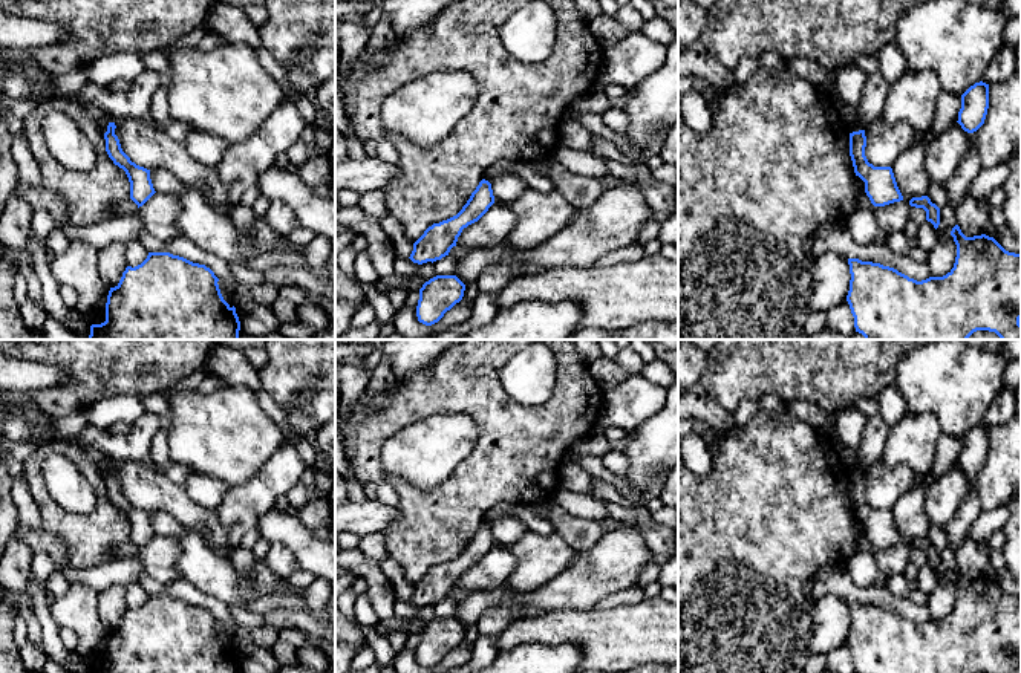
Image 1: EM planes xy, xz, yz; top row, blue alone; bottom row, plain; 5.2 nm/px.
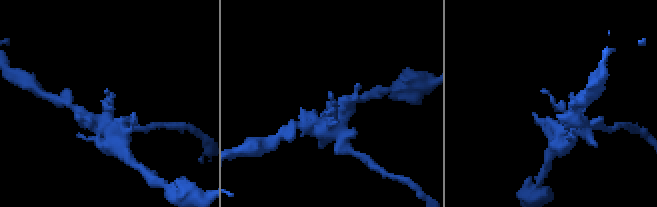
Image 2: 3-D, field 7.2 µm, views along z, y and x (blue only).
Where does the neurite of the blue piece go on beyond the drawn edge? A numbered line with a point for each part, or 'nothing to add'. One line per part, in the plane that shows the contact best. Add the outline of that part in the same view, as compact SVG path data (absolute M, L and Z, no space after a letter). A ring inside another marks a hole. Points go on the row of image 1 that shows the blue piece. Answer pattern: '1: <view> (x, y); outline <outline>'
nothing to add

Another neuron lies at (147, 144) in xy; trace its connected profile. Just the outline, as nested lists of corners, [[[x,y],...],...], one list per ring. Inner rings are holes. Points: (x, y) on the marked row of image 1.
[[[70,96],[80,104],[86,113],[98,124],[101,135],[107,132],[107,125],[116,125],[115,135],[119,139],[122,151],[139,167],[150,171],[164,170],[171,173],[188,190],[199,191],[199,185],[205,182],[211,197],[230,211],[237,203],[233,203],[223,188],[217,168],[207,167],[194,161],[187,151],[185,144],[173,141],[162,127],[150,118],[116,118],[103,110],[98,104],[84,102],[77,96]]]

